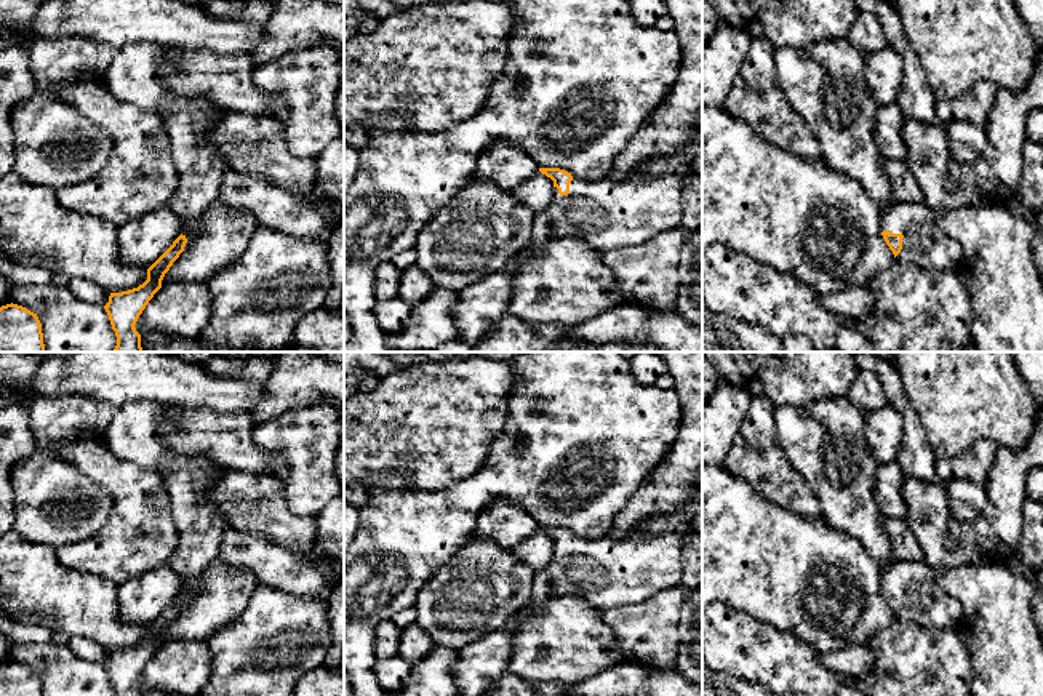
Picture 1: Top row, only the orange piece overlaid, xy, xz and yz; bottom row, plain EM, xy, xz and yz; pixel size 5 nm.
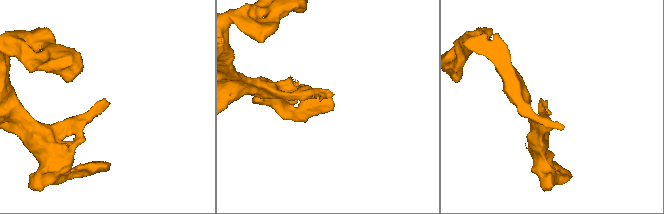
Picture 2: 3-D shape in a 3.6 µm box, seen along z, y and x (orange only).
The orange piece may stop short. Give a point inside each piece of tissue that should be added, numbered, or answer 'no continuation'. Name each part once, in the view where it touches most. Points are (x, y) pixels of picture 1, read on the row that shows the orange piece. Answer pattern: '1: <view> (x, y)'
1: yz (925, 244)

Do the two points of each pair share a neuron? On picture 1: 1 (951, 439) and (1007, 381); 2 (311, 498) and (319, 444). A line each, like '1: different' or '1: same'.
1: same
2: same

